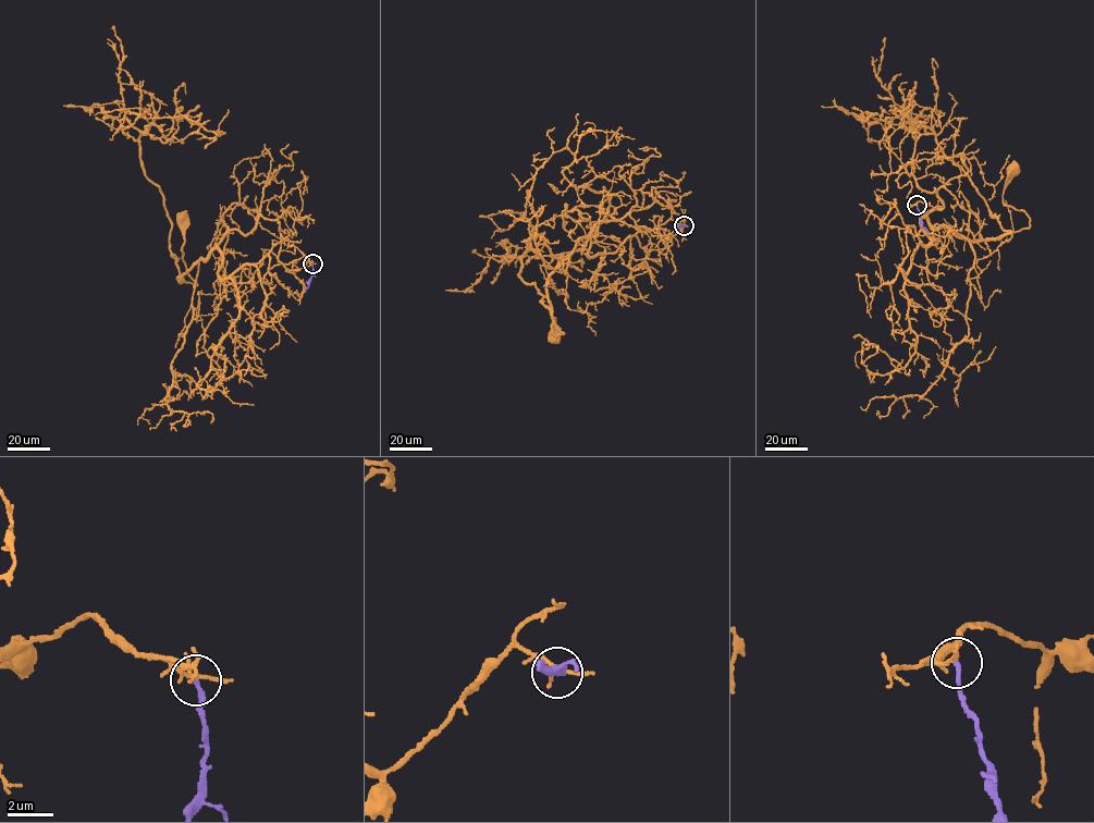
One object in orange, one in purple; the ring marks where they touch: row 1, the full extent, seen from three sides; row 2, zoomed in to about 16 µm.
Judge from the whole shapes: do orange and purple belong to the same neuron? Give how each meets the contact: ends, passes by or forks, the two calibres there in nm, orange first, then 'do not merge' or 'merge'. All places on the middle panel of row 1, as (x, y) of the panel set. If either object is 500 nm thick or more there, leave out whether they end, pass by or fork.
orange forks; purple ends; calibres 130 and 180 nm; do not merge

